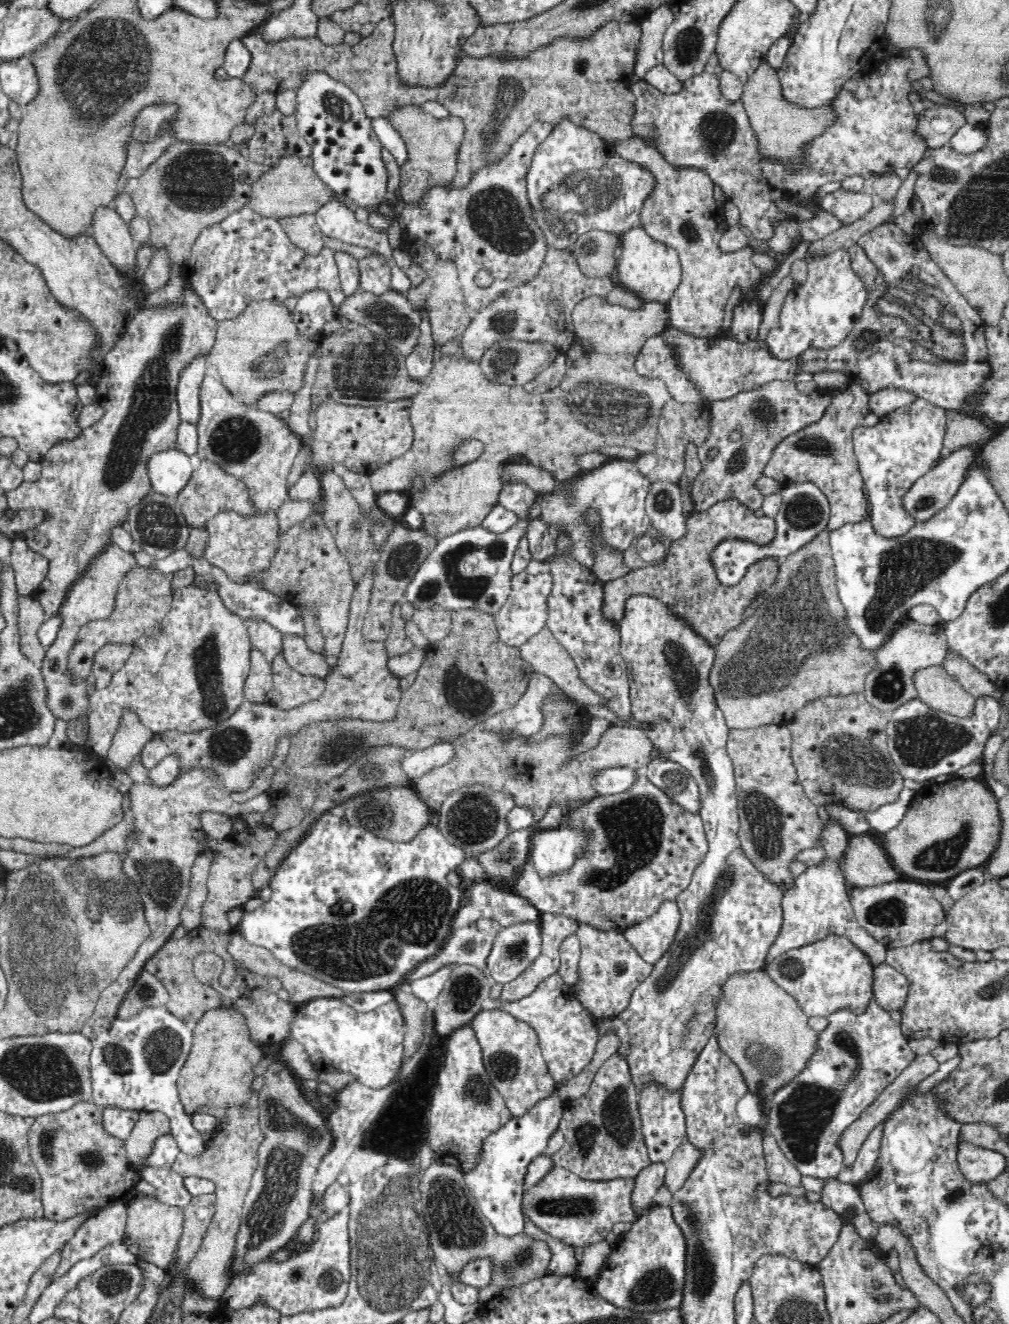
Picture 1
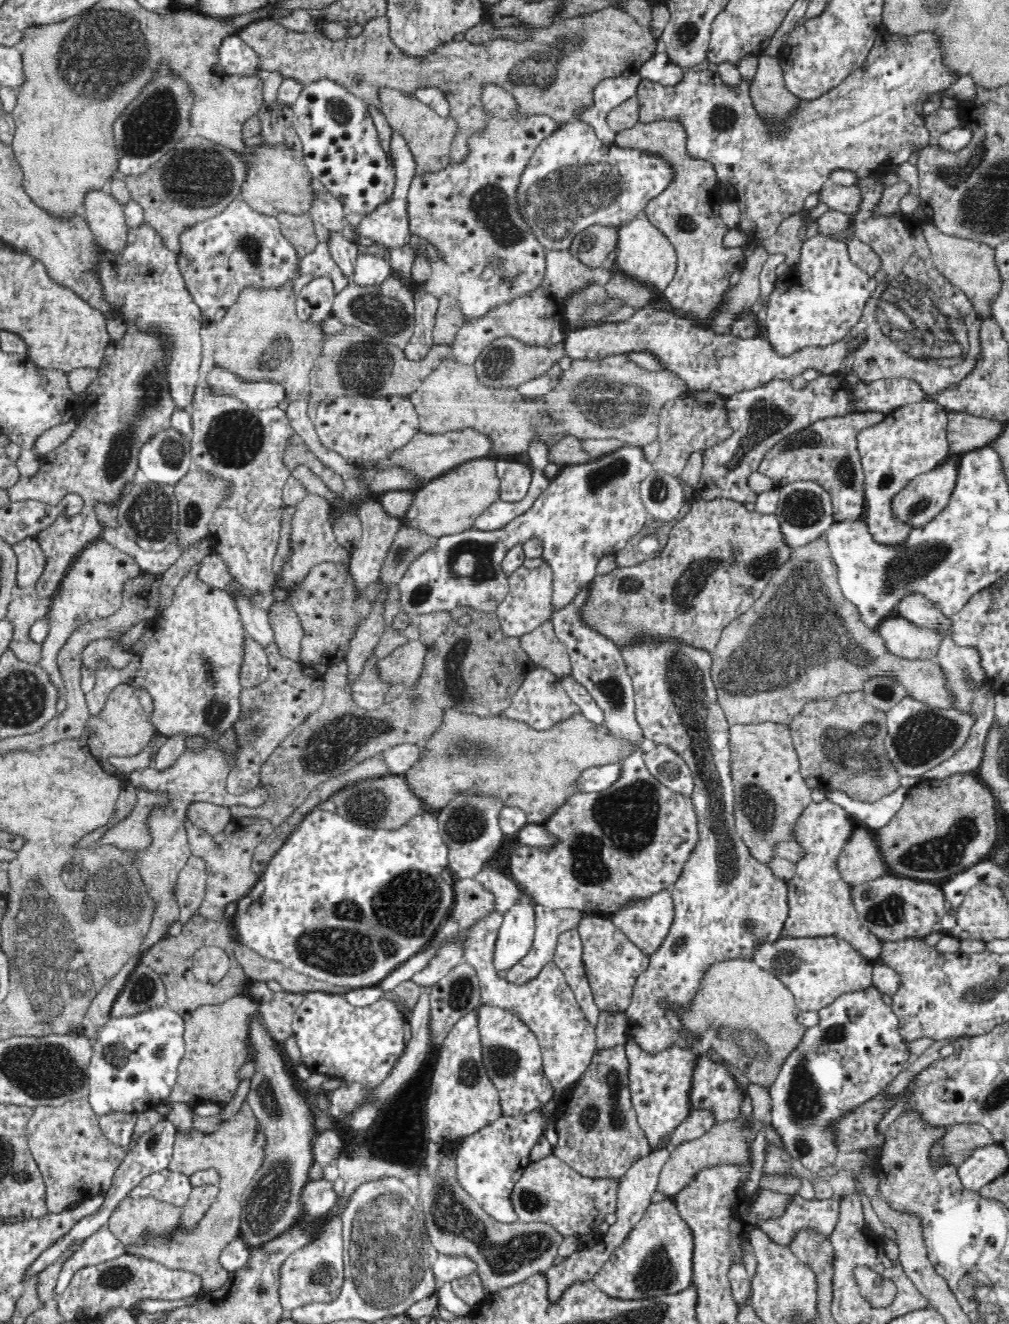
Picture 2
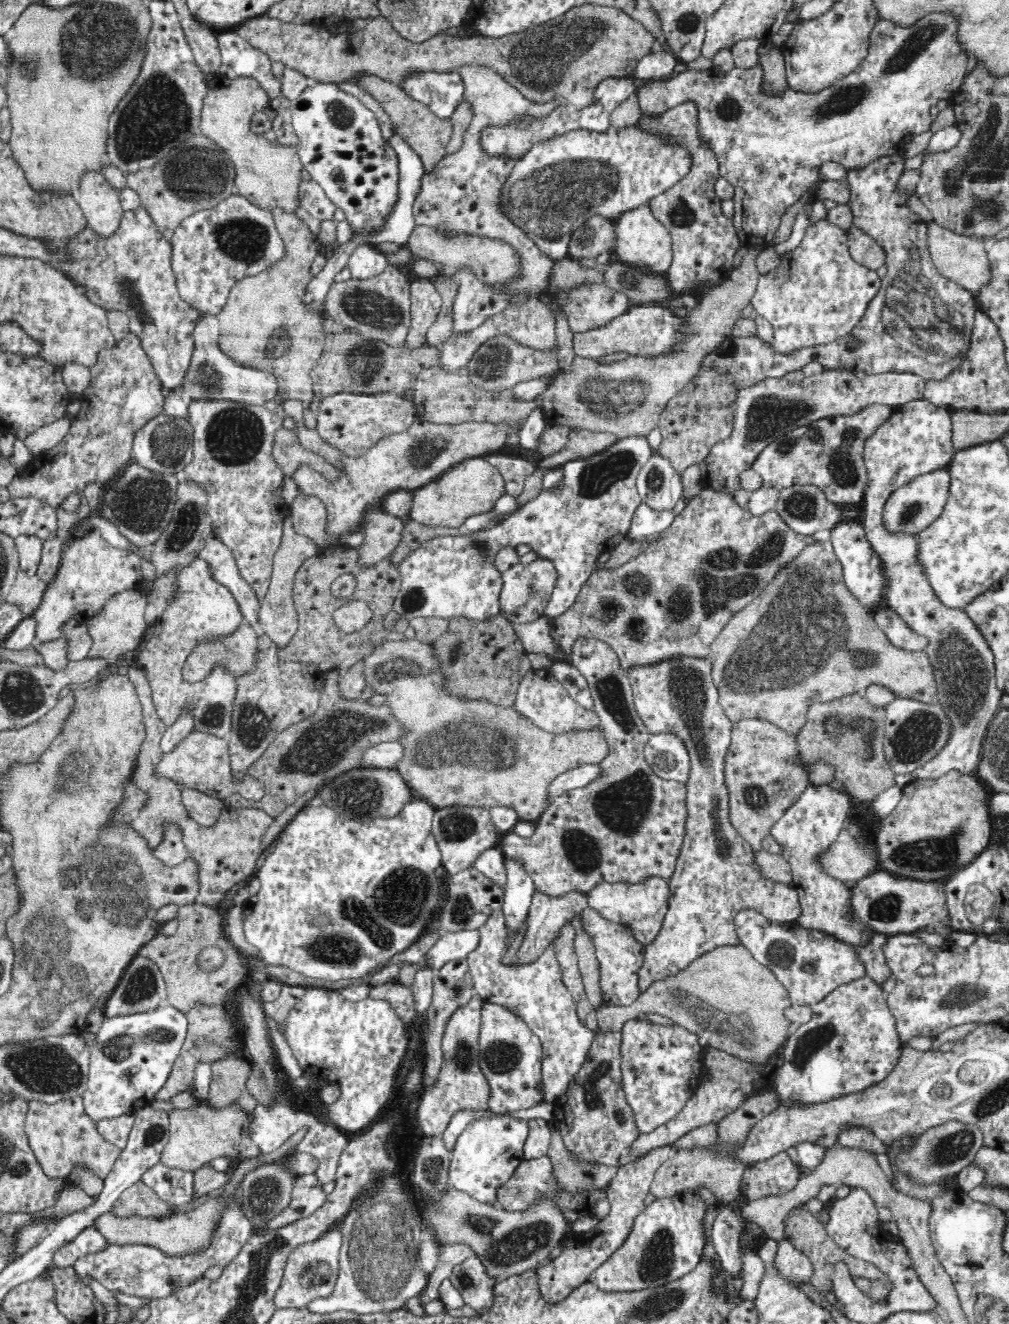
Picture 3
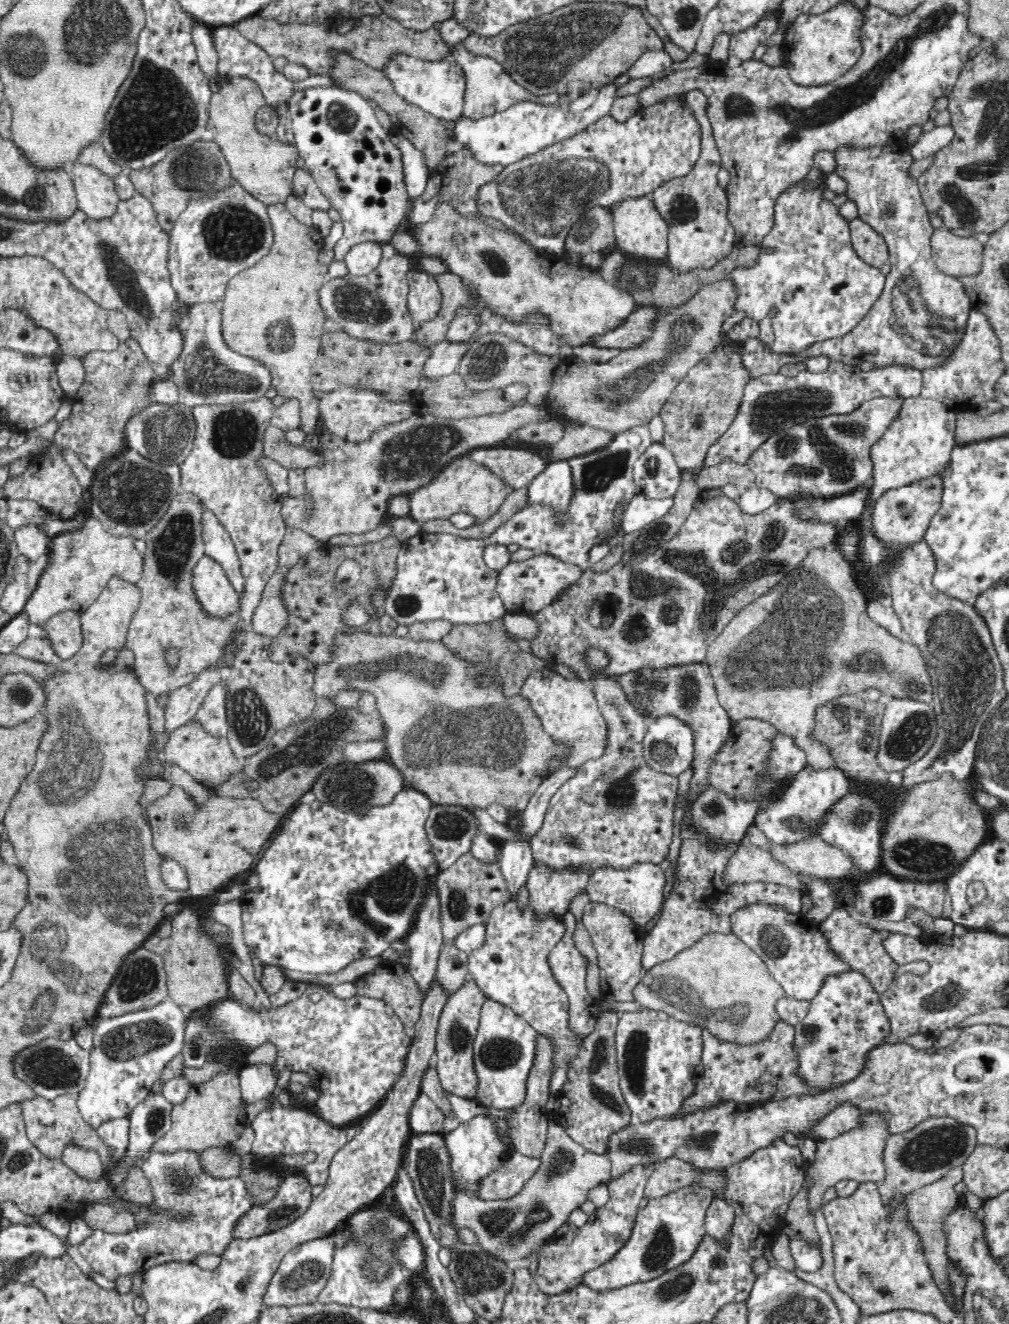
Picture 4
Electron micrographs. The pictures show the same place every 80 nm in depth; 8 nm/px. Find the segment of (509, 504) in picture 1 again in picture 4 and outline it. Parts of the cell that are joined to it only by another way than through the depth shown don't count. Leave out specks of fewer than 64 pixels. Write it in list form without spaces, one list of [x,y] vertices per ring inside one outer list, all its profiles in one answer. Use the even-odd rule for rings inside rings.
[[[513,438],[495,445],[470,449],[466,453],[462,453],[458,459],[469,460],[469,462],[474,462],[475,466],[482,466],[483,470],[490,471],[495,478],[502,479],[506,486],[511,487],[512,490],[518,490],[518,488],[526,486],[530,480],[532,482],[539,472],[550,466],[551,462],[548,462],[550,447],[536,446],[536,444]]]

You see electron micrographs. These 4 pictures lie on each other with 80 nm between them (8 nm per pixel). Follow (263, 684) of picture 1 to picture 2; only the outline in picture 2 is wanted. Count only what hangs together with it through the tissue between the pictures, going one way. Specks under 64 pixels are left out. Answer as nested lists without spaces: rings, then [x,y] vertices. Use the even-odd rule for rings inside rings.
[[[244,636],[244,660],[240,666],[241,686],[258,686],[268,678],[270,665],[266,651],[251,636]]]

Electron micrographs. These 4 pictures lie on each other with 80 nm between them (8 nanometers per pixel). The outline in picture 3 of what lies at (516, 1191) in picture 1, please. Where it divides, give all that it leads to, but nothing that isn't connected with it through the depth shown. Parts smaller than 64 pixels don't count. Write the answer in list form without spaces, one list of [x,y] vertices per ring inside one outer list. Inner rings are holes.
[[[510,1116],[500,1117],[480,1117],[471,1121],[458,1137],[453,1151],[449,1166],[449,1181],[452,1186],[456,1186],[458,1190],[464,1190],[466,1194],[470,1194],[472,1198],[476,1198],[482,1204],[488,1206],[499,1206],[496,1199],[498,1188],[510,1178],[510,1174],[514,1172],[516,1163],[524,1157],[524,1142],[528,1138],[528,1119],[516,1119]]]

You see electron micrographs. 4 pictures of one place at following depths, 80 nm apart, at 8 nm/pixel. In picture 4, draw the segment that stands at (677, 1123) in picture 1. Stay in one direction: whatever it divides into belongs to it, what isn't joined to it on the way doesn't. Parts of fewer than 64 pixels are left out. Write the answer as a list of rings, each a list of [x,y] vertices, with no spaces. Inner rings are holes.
[[[638,1006],[636,1012],[632,1010],[632,1012],[620,1014],[620,1020],[615,1025],[615,1046],[619,1087],[635,1119],[647,1121],[652,1117],[660,1117],[661,1120],[664,1120],[666,1113],[682,1108],[684,1102],[695,1091],[697,1082],[701,1079],[703,1073],[702,1030],[692,1021],[678,1019],[678,1017],[670,1016],[669,1013],[661,1010],[646,1010],[646,1008]]]

